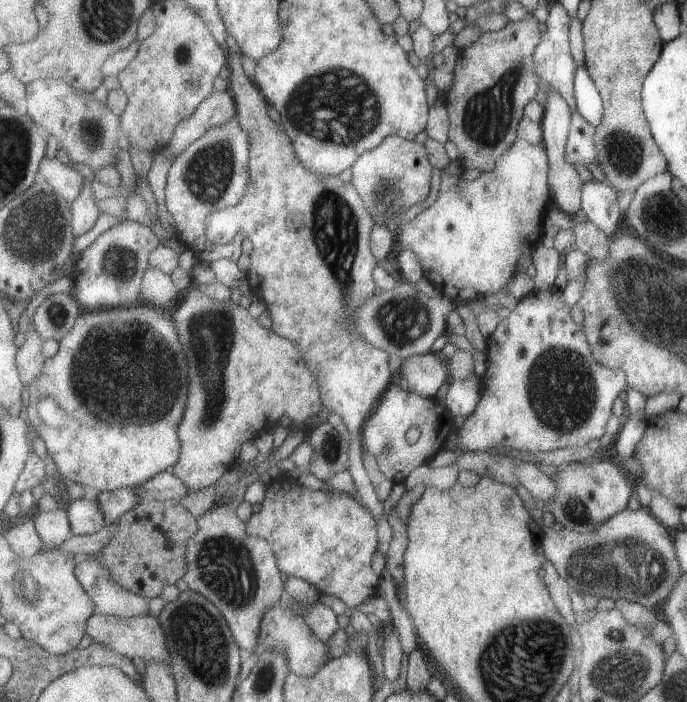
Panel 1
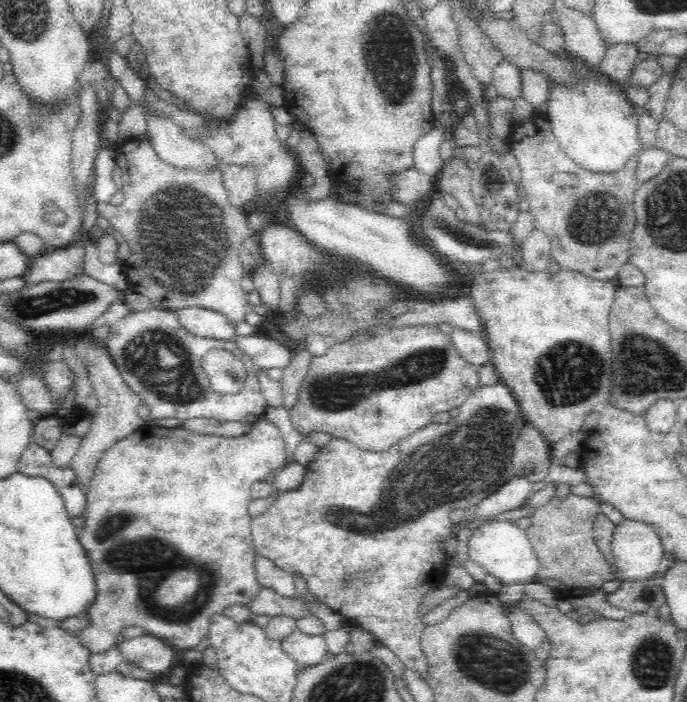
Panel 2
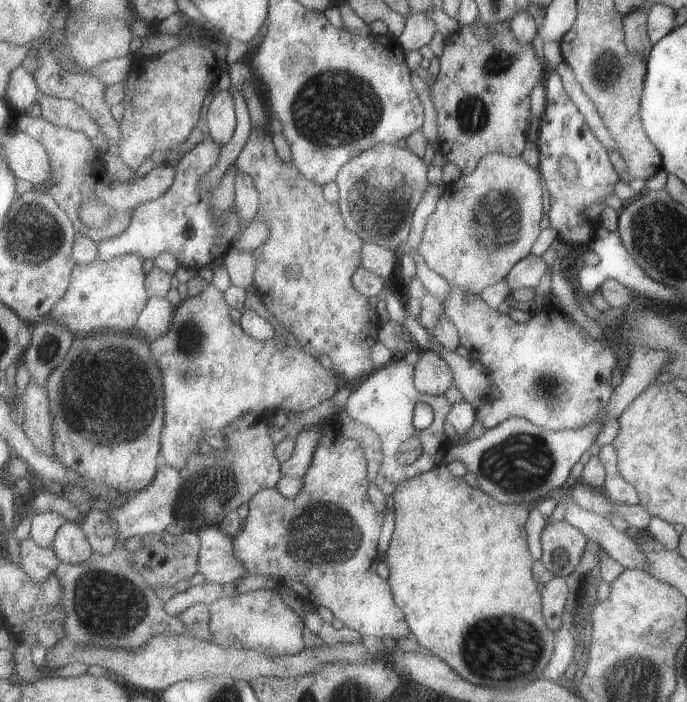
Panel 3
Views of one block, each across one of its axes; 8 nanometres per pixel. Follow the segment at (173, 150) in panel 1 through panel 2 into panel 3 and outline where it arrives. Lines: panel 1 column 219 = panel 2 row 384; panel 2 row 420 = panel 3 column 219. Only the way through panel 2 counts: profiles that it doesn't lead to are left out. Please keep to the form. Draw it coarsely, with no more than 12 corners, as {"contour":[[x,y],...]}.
{"contour":[[233,90],[219,92],[207,112],[211,138],[227,146],[239,114]]}

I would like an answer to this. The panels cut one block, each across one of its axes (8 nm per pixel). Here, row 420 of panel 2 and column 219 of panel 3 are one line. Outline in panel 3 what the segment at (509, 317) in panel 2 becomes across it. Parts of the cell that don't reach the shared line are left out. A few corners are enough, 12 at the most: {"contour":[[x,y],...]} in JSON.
{"contour":[[221,526],[197,532],[207,584],[237,586],[247,566]]}

